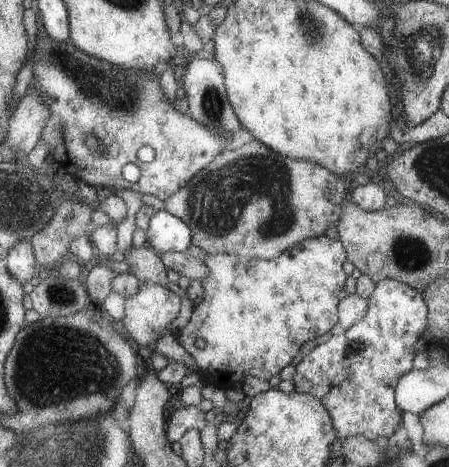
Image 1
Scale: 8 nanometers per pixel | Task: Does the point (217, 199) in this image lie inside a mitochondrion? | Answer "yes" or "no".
yes

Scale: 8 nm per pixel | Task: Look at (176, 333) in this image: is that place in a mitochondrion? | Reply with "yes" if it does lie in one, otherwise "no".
no

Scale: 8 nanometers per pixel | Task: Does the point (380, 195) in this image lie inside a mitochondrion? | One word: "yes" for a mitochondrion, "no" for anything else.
no

